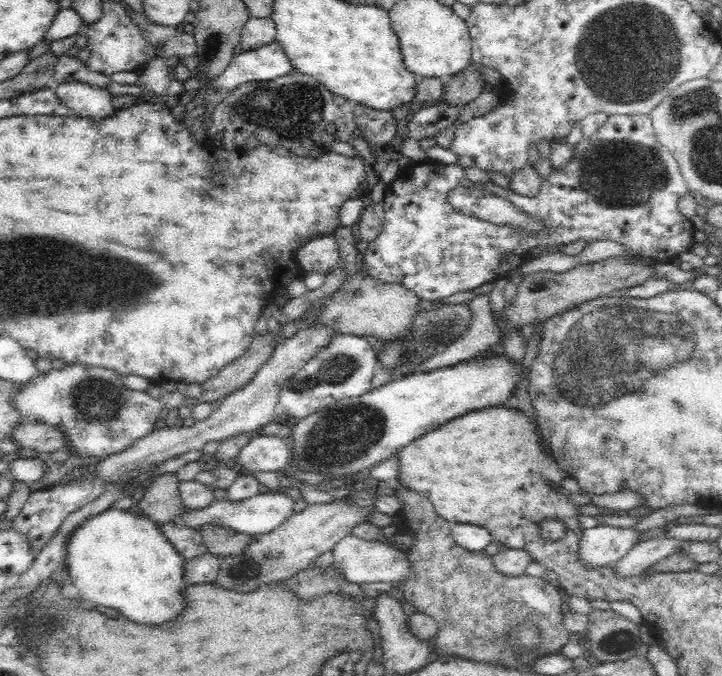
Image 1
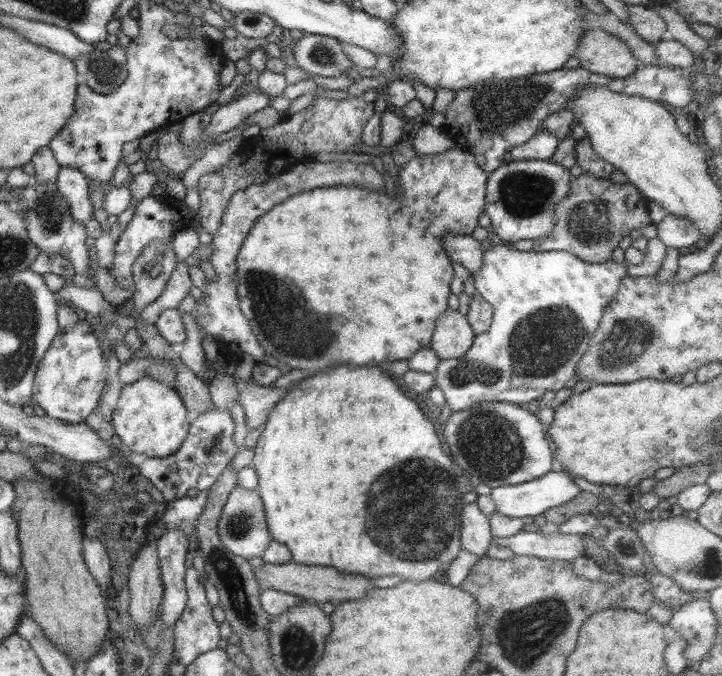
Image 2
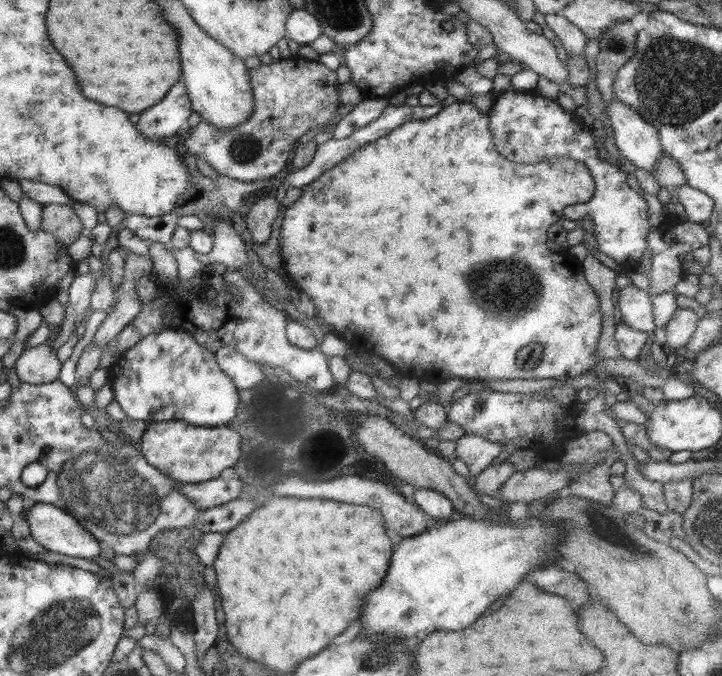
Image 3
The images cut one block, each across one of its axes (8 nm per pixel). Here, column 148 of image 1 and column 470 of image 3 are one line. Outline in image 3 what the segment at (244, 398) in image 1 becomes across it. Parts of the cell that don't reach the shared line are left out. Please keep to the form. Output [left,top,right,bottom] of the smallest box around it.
[452,433,503,476]

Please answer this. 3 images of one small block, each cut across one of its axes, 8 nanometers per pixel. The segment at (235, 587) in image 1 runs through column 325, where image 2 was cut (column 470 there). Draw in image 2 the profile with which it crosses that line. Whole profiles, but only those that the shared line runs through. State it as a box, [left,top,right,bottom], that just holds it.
[460,503,492,556]

